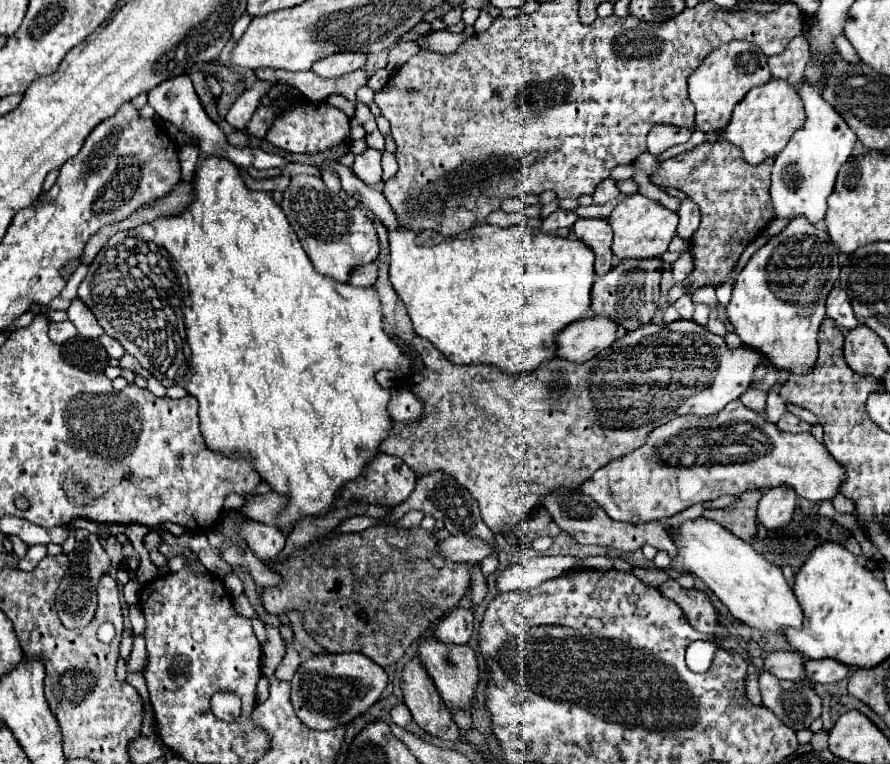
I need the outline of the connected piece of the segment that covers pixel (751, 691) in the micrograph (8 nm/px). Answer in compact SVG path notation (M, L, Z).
M748 674L745 683L748 699L755 705L761 704L762 698L758 686L758 674Z

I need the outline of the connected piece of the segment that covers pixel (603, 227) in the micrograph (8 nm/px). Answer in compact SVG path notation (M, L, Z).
M578 218L572 226L576 238L584 242L596 254L596 274L604 274L612 268L612 228L606 218Z

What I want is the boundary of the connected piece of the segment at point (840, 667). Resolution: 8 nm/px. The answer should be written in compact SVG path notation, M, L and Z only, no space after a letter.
M806 660L806 674L810 682L820 682L820 684L836 684L844 680L850 674L850 666L838 662L838 660Z

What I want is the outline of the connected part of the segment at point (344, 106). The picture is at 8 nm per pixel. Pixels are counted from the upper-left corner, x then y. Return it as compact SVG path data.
M332 94L332 96L328 96L328 98L326 98L326 104L334 106L334 108L338 108L338 110L342 110L342 112L346 112L348 116L354 114L354 106L352 106L344 96L340 96L340 94Z

